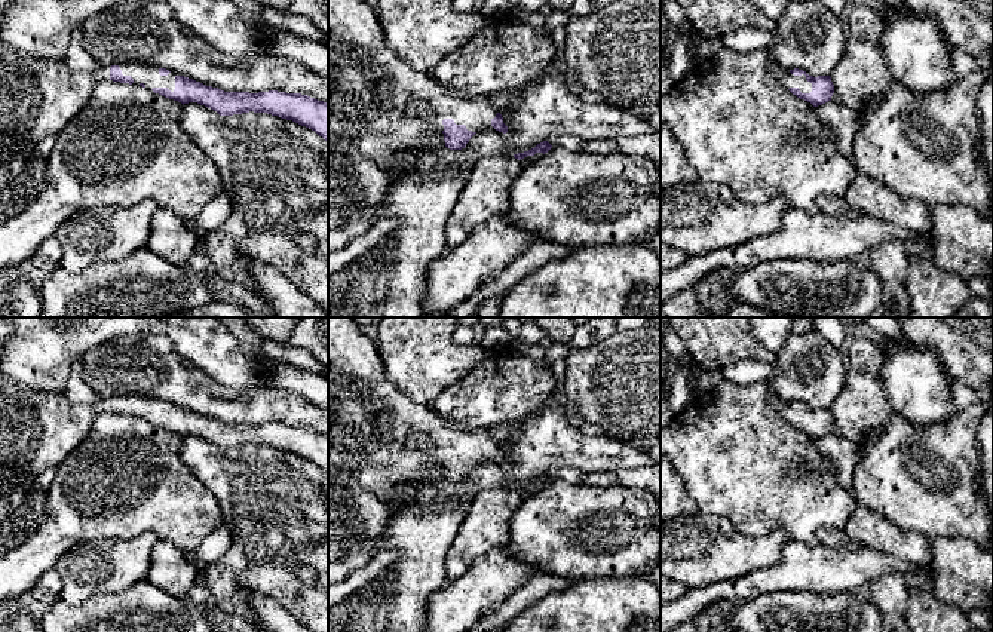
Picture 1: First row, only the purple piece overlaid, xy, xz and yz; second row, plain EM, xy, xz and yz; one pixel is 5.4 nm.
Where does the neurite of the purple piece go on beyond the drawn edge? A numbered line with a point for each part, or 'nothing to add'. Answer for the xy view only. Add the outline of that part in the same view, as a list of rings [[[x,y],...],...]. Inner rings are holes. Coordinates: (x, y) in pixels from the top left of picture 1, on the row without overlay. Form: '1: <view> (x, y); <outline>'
1: xy (141, 405); [[[122,396],[119,398],[123,408],[131,408],[134,417],[144,415],[148,423],[153,420],[168,420],[171,424],[175,421],[175,405],[160,408],[159,401],[147,396]]]

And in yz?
1: yz (788, 413); [[[782,402],[778,412],[781,414],[781,417],[785,421],[799,420],[802,426],[810,426],[812,424],[812,415],[806,412],[804,406],[794,408],[790,405],[790,402]]]

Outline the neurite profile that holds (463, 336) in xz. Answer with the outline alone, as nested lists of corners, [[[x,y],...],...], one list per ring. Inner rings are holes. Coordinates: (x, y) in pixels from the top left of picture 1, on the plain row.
[[[460,325],[454,331],[453,341],[457,346],[472,346],[473,344],[473,329],[472,325]]]

